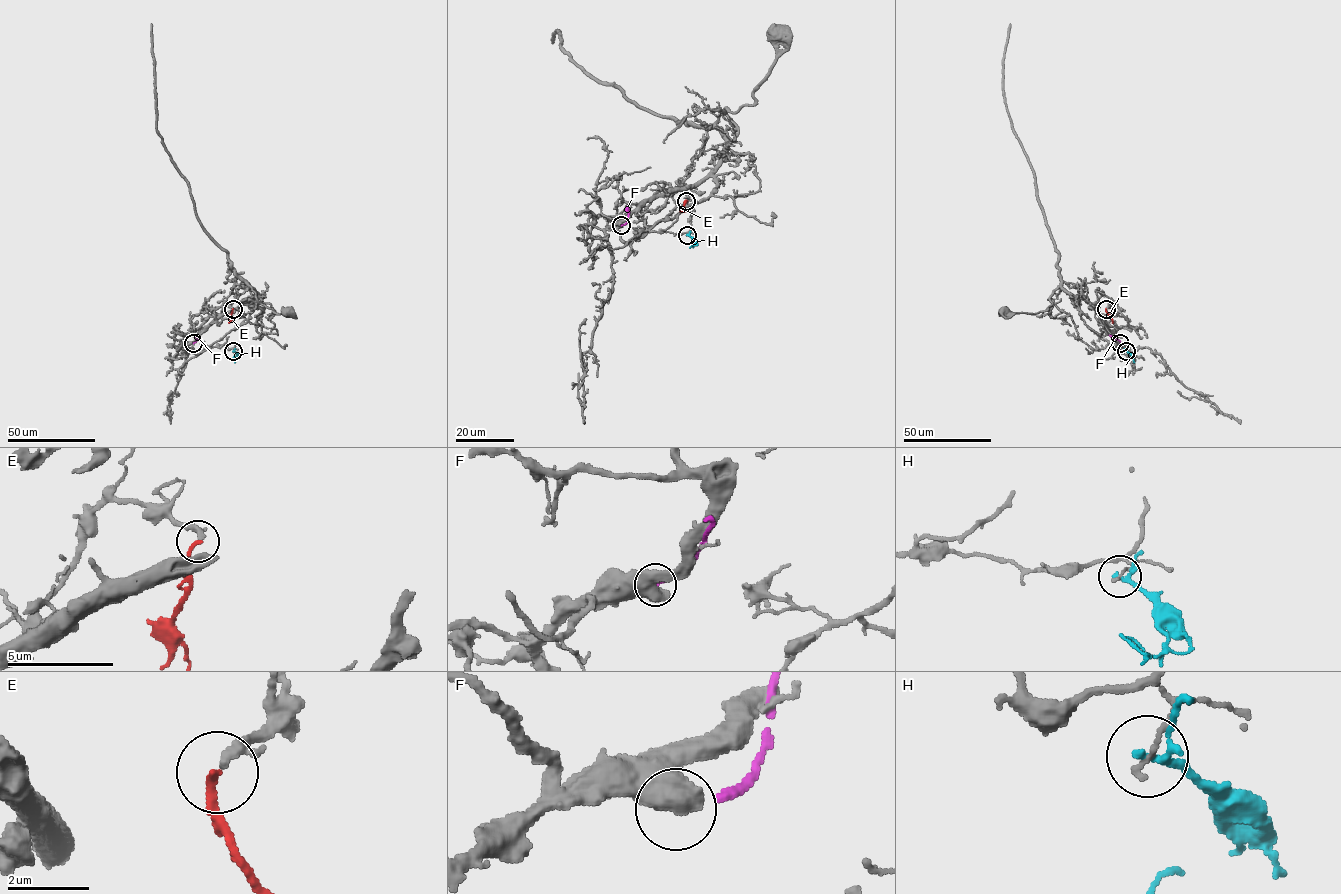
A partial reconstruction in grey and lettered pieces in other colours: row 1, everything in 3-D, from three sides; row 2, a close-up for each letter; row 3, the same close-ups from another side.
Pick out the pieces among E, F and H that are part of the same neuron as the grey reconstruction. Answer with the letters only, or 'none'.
E

